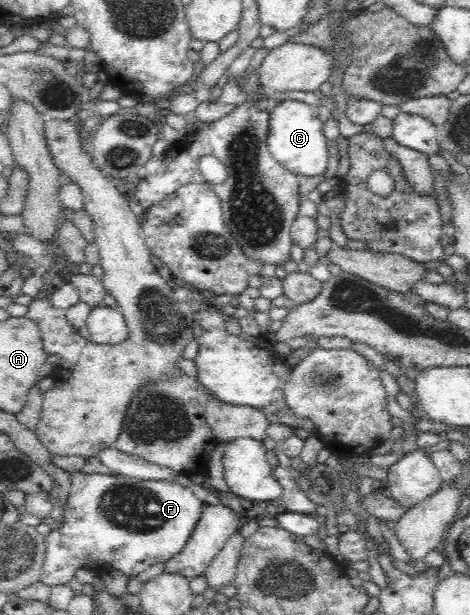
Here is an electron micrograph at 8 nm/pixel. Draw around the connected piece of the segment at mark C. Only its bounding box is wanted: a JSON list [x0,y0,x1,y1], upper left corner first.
[268,100,329,177]

